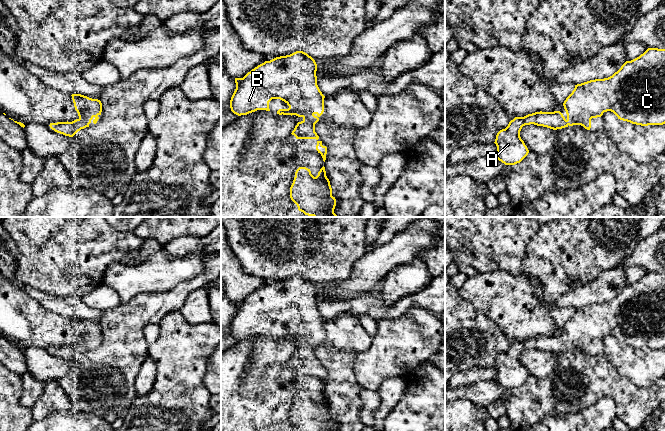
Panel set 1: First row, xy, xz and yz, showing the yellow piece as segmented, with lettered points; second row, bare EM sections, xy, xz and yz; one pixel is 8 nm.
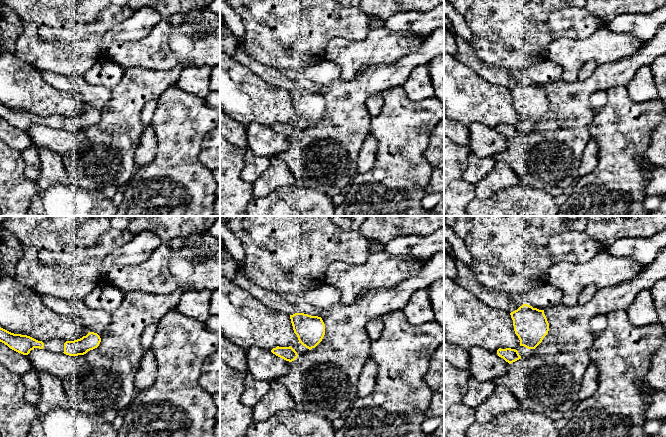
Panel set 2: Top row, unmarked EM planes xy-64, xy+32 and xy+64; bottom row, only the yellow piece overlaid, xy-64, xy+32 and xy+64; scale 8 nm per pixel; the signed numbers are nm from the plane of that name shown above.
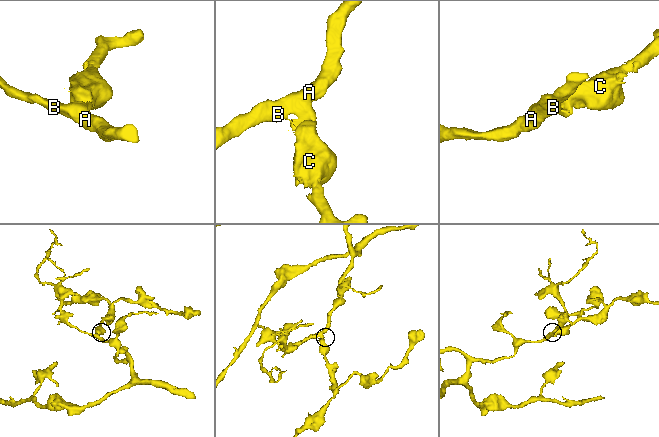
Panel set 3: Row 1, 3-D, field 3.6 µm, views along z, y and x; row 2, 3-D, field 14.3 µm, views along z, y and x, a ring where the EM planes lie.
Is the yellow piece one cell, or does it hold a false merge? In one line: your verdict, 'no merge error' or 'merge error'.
no merge error

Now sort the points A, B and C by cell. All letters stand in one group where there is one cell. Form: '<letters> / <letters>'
A B C

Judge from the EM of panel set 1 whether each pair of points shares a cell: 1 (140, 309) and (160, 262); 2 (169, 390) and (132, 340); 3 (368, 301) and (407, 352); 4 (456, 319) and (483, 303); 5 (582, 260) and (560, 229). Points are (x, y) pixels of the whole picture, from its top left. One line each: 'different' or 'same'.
1: different
2: different
3: different
4: different
5: same

